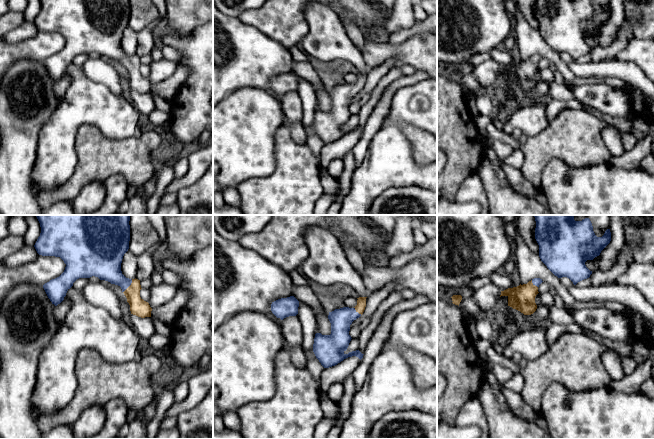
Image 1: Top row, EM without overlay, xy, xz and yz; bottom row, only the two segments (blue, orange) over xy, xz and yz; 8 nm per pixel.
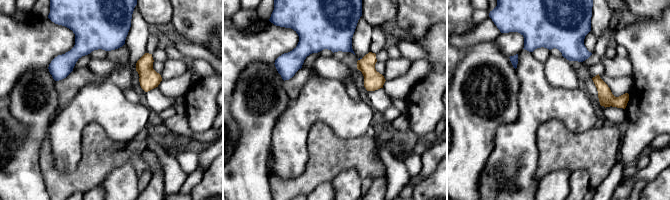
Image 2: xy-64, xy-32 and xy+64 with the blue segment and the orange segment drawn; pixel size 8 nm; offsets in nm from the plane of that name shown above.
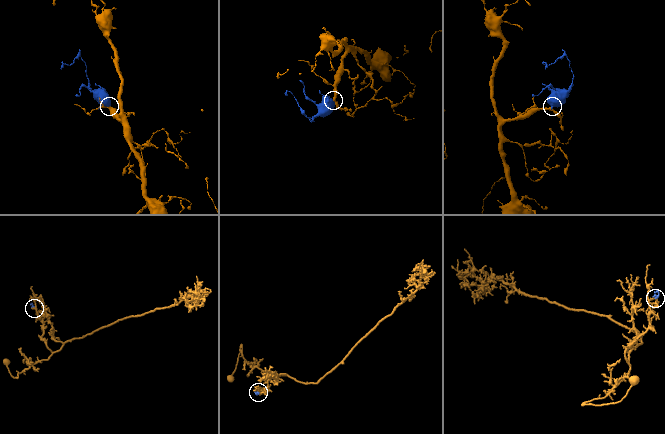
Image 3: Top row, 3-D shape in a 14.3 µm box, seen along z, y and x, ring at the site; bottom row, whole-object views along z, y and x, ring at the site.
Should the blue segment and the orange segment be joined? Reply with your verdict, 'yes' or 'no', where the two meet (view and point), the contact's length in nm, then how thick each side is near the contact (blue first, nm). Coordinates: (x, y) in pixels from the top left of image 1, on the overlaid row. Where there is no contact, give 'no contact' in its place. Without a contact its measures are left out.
yes; meets blue in xy at (129, 285); contact 130 nm long; 240 nm thick on the blue side, 140 nm on the other

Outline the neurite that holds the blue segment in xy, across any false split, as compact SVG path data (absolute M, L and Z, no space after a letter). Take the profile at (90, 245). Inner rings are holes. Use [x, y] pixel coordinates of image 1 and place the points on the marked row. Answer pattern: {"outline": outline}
{"outline": "M35 215L41 233L34 247L39 255L60 257L66 264L64 272L43 285L55 306L60 304L67 291L79 278L98 277L121 287L130 305L131 314L151 317L152 308L140 297L140 280L126 278L121 271L124 254L129 249L131 215Z"}

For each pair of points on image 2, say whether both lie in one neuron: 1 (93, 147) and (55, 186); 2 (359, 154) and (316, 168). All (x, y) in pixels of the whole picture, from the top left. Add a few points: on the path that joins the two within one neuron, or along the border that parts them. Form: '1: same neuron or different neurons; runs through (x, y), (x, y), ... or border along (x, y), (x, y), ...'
1: same neuron; runs through (93, 160), (68, 183)
2: same neuron; runs through (348, 154), (333, 154), (327, 160)

